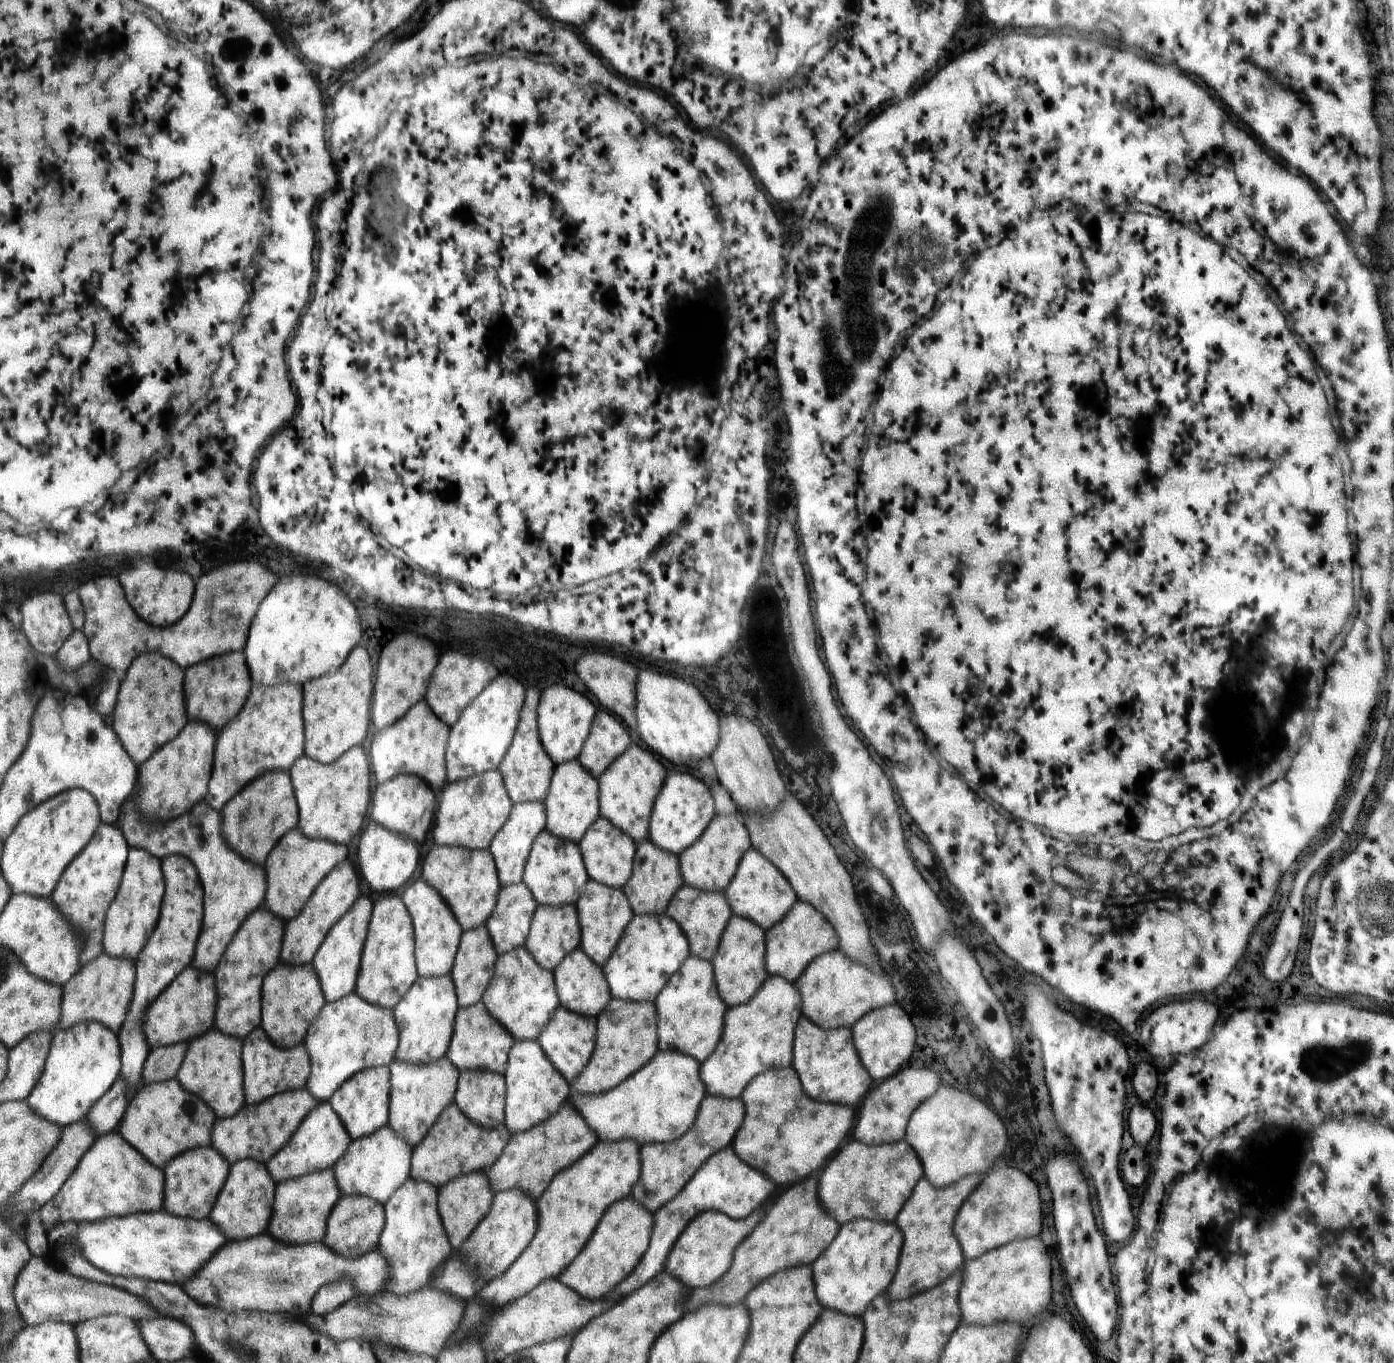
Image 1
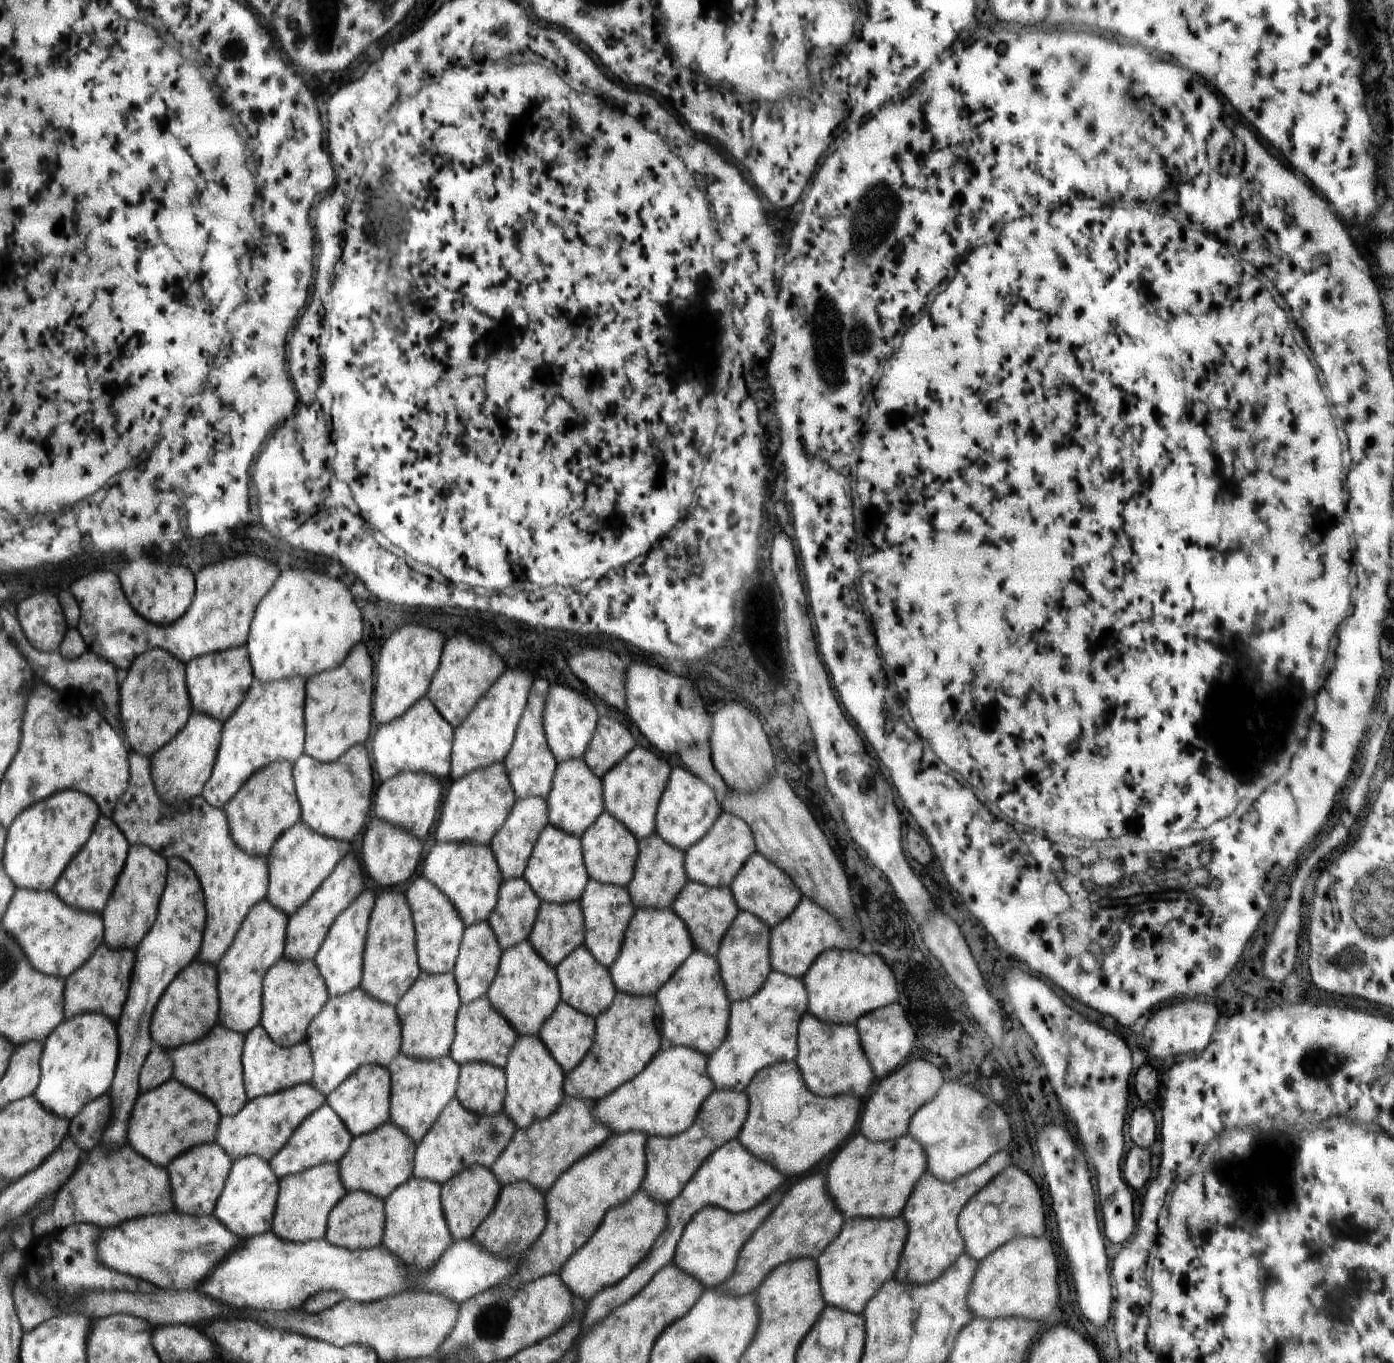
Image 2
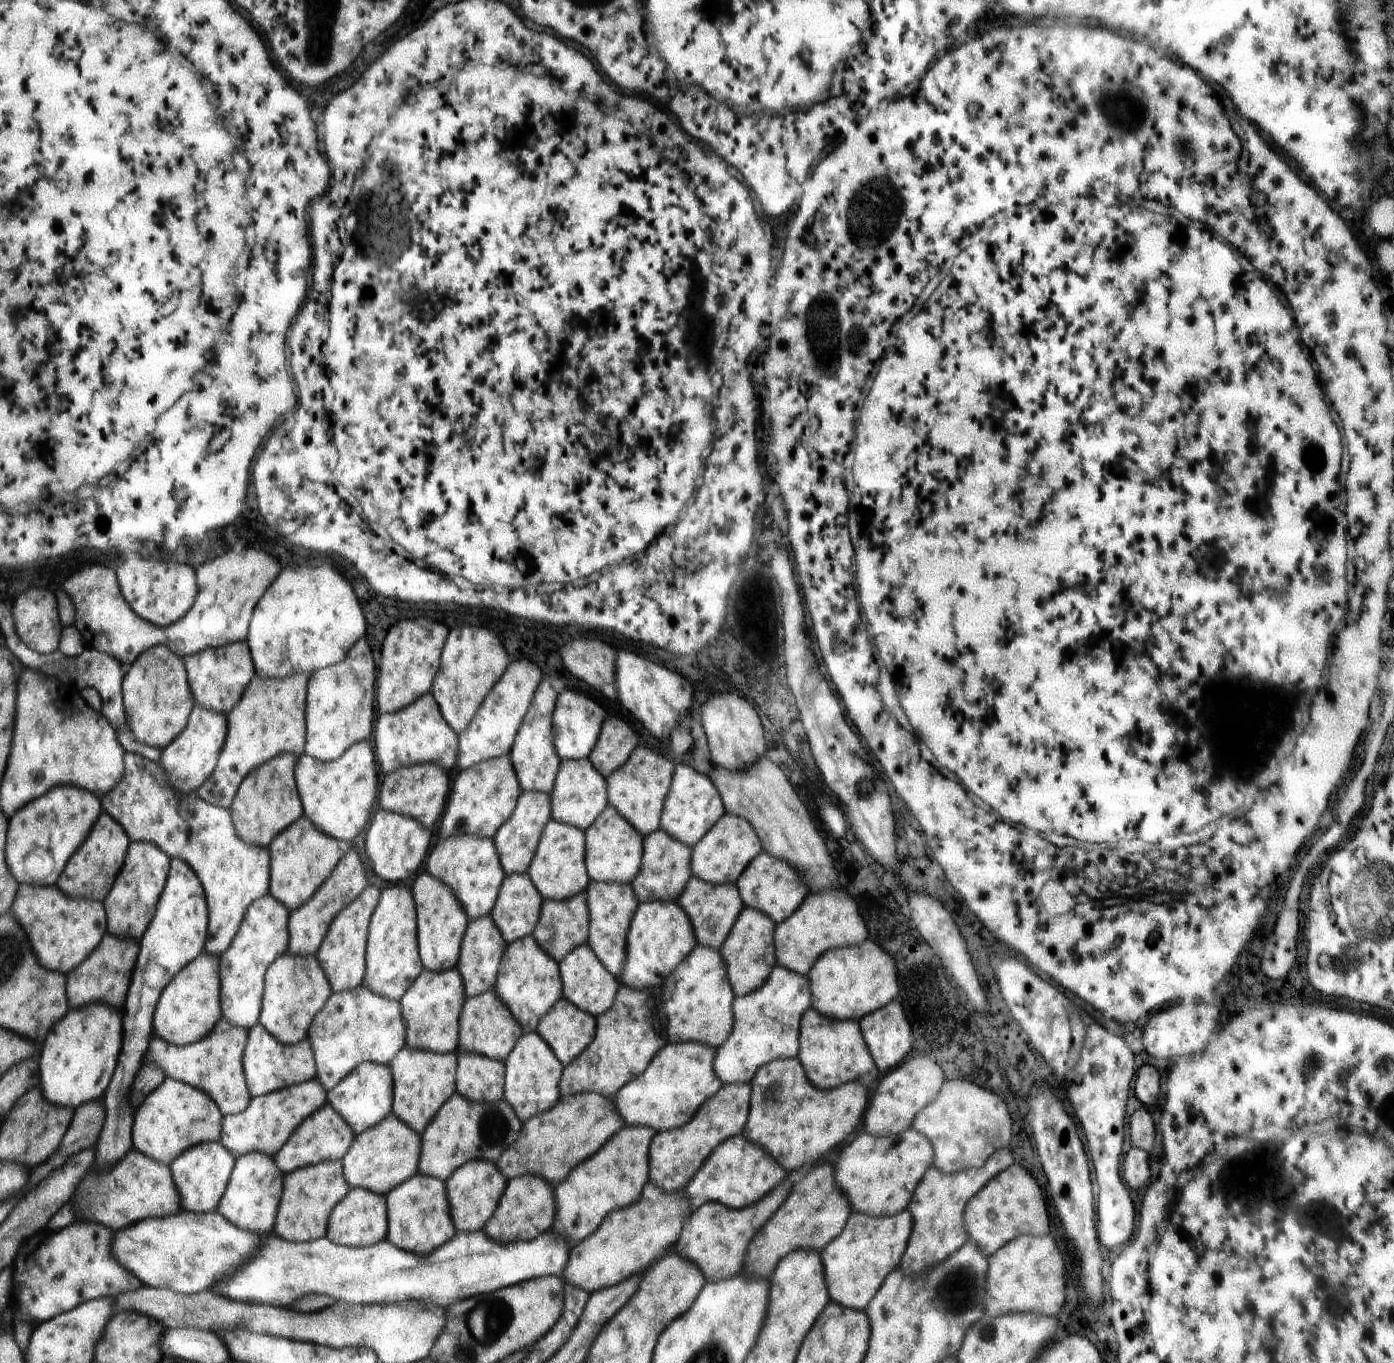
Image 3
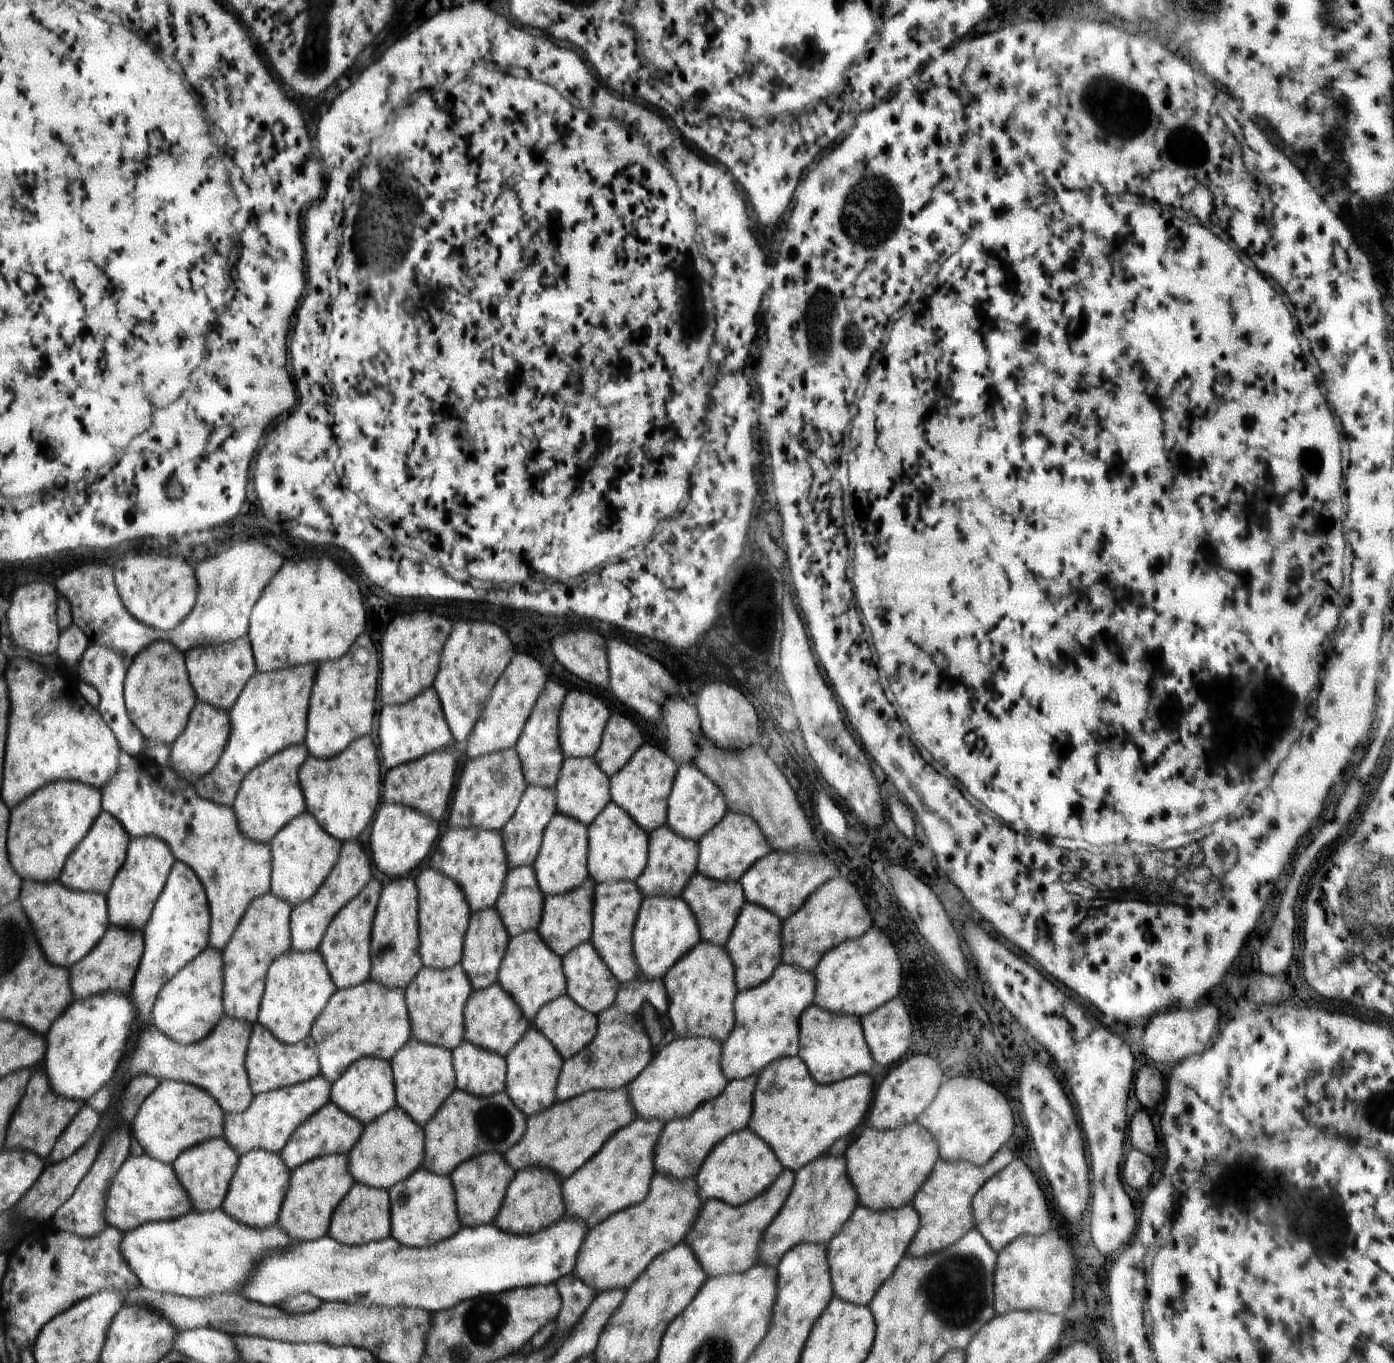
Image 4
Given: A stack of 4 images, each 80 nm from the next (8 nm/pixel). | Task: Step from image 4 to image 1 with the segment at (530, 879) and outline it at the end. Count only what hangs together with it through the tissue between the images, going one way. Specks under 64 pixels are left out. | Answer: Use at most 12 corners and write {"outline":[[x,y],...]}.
{"outline":[[524,881],[501,887],[485,924],[499,956],[525,946],[537,906]]}

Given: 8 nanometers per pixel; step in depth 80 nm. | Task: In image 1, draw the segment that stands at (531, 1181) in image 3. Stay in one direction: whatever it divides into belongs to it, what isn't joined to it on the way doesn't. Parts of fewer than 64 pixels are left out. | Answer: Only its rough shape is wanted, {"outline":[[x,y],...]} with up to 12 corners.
{"outline":[[522,1191],[496,1193],[459,1254],[484,1280],[505,1274],[537,1232]]}

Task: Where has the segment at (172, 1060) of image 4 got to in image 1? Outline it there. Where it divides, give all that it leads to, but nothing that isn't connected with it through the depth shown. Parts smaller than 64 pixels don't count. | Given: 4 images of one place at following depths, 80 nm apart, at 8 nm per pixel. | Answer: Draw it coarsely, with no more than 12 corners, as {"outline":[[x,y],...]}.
{"outline":[[215,1026],[177,1072],[217,1118],[244,1107],[241,1039]]}

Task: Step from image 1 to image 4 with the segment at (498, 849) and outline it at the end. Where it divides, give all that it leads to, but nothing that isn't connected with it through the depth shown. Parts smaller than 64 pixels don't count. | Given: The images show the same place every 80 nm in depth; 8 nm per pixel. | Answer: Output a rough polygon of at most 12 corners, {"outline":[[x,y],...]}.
{"outline":[[528,784],[500,831],[511,868],[536,863],[556,788]]}

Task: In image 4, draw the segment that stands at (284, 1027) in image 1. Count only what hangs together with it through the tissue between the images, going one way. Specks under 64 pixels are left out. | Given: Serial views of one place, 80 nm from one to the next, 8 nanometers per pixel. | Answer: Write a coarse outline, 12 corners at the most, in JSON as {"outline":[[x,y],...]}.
{"outline":[[320,950],[278,956],[258,1021],[292,1045],[336,994]]}

